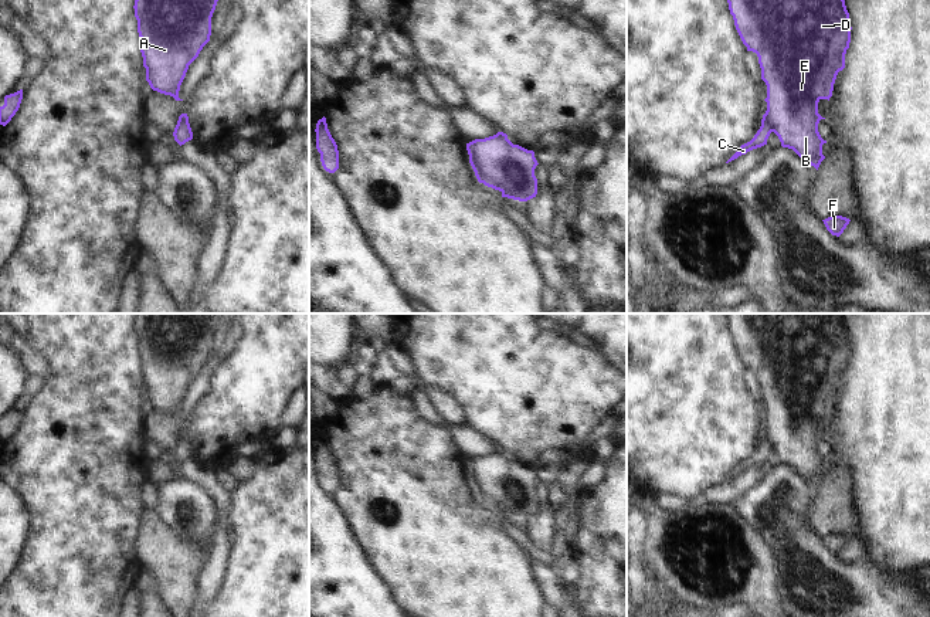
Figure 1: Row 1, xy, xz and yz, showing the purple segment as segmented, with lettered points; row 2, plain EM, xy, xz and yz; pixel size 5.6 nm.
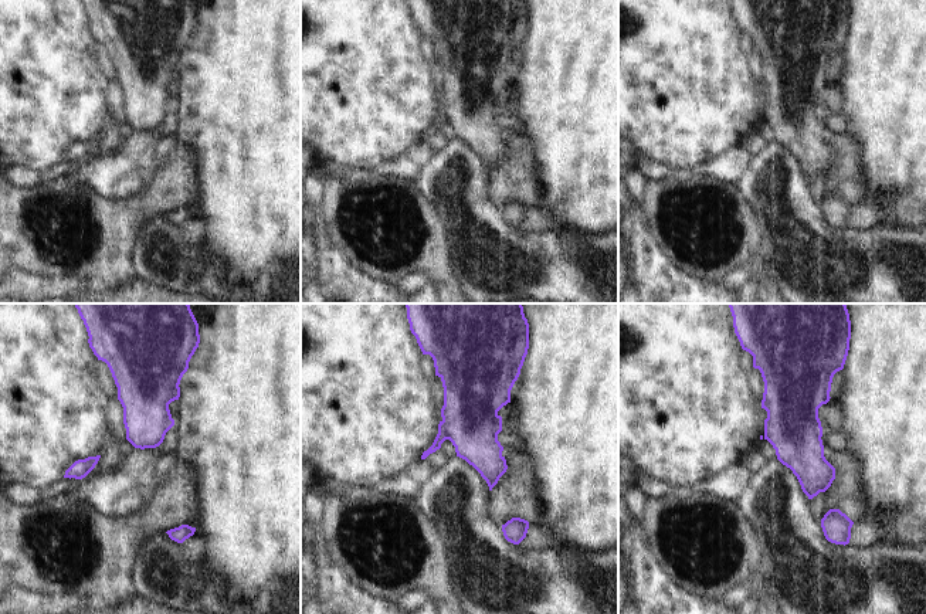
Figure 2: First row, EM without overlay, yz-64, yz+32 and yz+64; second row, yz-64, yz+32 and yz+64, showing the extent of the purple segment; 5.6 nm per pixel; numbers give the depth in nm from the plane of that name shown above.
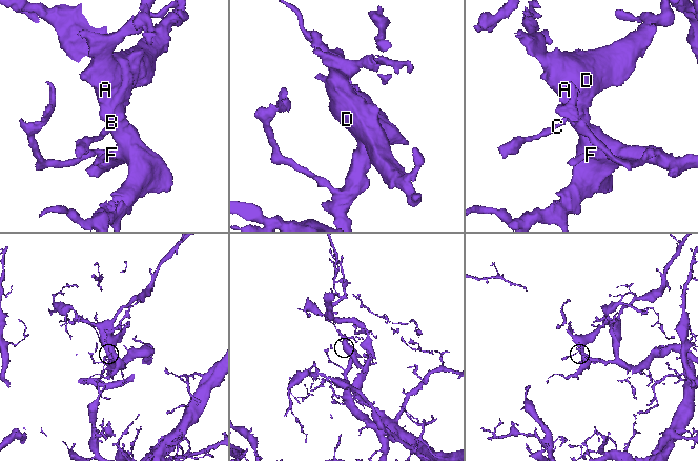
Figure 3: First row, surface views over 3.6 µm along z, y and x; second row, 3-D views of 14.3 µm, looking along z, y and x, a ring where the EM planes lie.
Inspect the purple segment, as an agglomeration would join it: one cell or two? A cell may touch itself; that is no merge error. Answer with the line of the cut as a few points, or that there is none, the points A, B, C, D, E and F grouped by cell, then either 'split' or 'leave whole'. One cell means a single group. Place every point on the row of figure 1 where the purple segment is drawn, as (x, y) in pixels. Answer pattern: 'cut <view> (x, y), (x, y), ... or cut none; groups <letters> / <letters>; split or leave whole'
cut yz (764, 114), (773, 131); groups A B D E F / C; split

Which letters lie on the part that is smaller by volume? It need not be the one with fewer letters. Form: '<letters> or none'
C

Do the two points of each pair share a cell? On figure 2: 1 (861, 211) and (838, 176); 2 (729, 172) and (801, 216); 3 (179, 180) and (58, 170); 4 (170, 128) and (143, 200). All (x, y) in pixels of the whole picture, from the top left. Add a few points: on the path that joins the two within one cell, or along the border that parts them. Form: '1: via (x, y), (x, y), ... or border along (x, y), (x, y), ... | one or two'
1: border along (868, 197), (854, 206) | two
2: border along (753, 158), (738, 183) | two
3: border along (75, 173), (43, 182) | two
4: border along (168, 156), (143, 189), (119, 200) | two

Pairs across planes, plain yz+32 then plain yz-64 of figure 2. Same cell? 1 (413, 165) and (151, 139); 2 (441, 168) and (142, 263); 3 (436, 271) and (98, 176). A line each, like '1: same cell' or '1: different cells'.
1: different cells
2: same cell
3: different cells

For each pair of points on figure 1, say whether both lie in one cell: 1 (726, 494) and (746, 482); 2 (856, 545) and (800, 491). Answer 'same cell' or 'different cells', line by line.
1: same cell
2: different cells

